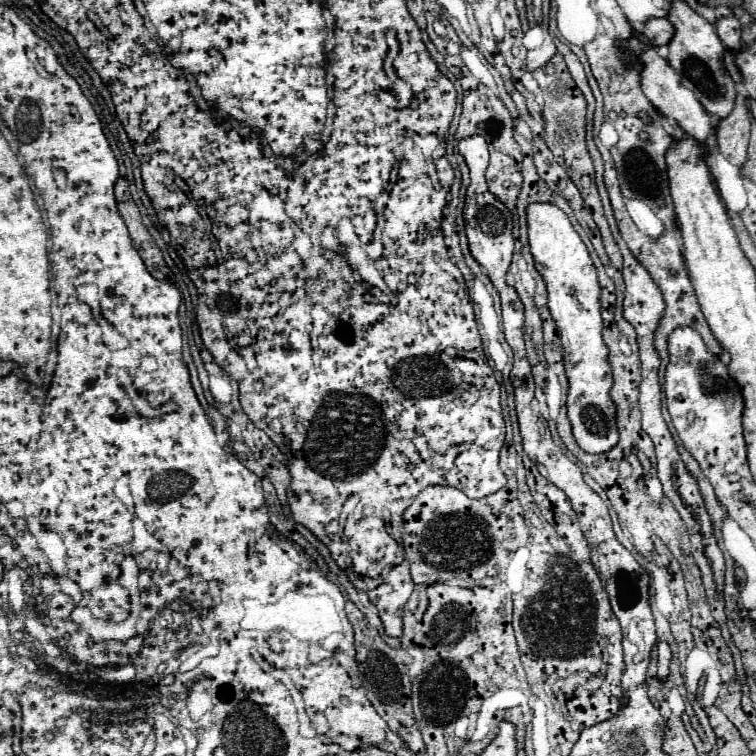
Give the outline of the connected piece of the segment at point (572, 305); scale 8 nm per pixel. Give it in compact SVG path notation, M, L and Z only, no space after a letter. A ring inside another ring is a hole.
M529 204L527 206L527 230L529 248L535 258L535 270L543 276L547 290L548 310L559 328L563 342L563 362L569 380L567 414L573 426L577 444L589 454L601 454L611 450L617 440L615 404L609 398L613 384L611 366L607 362L607 346L601 338L603 322L599 310L599 282L597 272L587 252L587 246L573 230L569 218L553 204Z

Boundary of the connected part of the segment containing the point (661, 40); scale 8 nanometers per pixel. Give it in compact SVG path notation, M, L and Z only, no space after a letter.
M649 18L643 28L641 34L647 42L651 42L653 46L661 46L667 44L673 36L673 26L665 20L665 18Z

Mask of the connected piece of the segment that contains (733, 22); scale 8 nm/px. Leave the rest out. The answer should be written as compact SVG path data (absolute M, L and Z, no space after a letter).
M727 16L727 18L719 18L715 22L715 30L717 36L721 38L721 42L729 48L729 50L739 50L741 44L741 24L735 16Z

